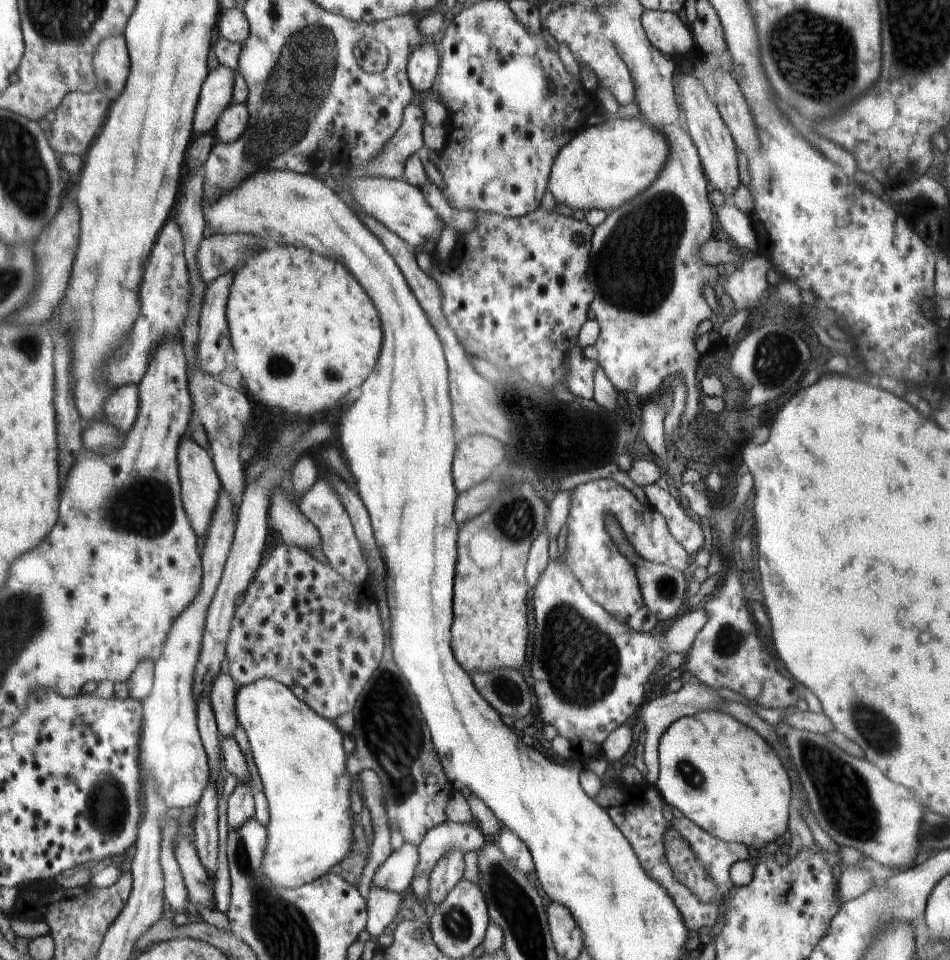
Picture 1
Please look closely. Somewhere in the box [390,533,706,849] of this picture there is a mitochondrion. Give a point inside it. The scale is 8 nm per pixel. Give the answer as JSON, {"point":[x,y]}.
{"point":[581,662]}

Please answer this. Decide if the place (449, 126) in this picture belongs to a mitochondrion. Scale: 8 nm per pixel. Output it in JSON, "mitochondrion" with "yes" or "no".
{"mitochondrion":"no"}

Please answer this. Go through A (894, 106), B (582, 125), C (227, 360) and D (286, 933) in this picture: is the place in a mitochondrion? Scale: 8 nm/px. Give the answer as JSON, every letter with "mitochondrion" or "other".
{"A":"other","B":"other","C":"other","D":"mitochondrion"}

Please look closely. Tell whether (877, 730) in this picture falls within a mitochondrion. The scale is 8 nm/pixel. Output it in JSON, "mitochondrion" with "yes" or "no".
{"mitochondrion":"yes"}

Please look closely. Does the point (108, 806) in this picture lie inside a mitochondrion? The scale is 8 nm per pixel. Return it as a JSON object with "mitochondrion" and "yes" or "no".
{"mitochondrion":"yes"}

